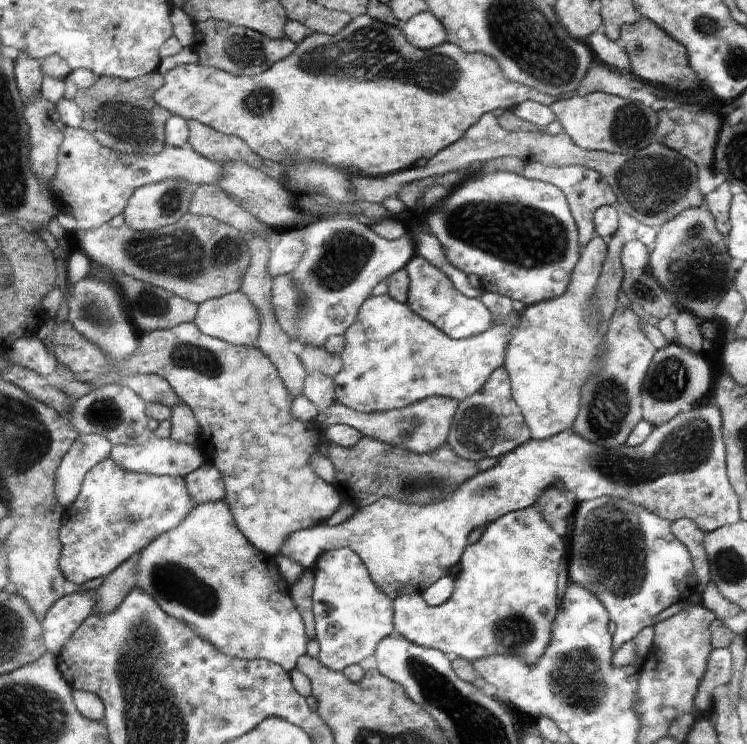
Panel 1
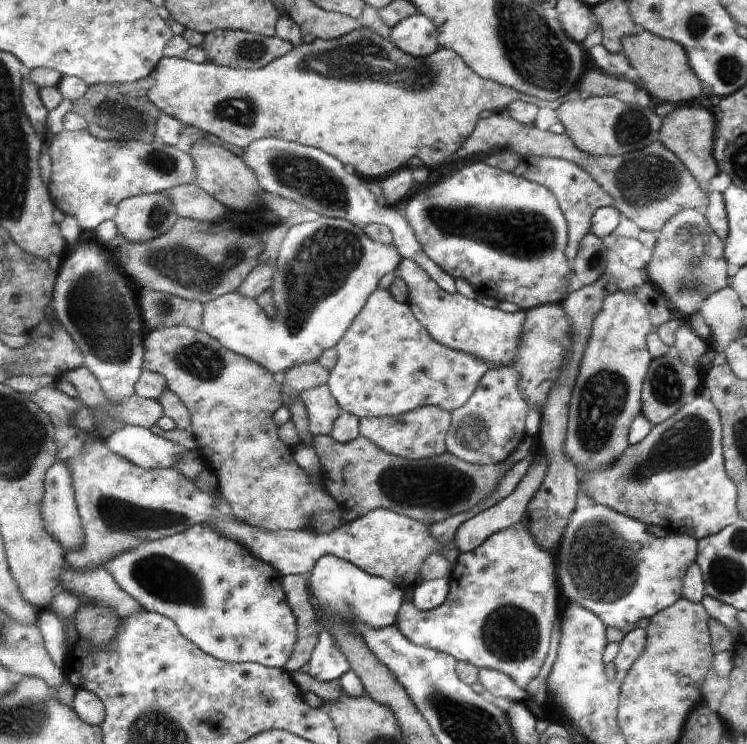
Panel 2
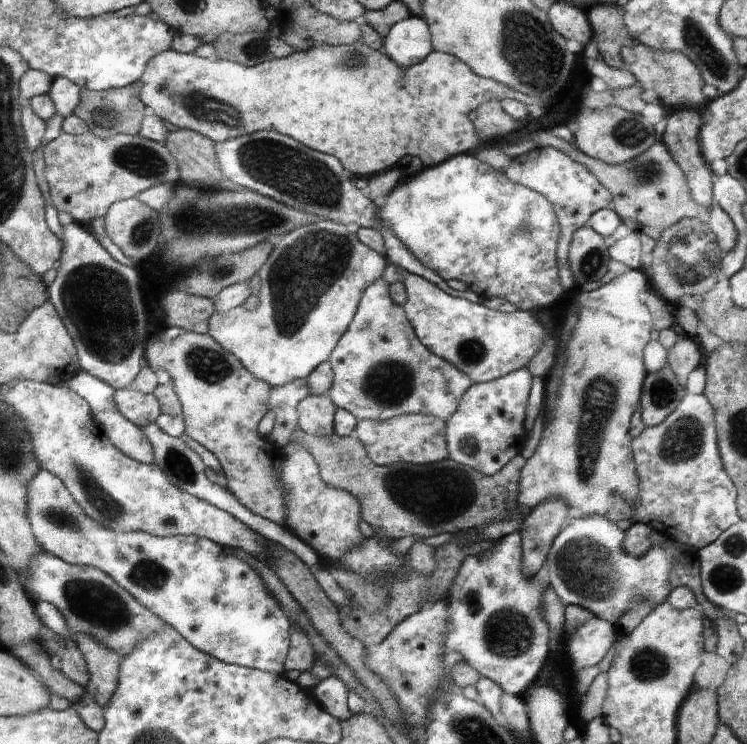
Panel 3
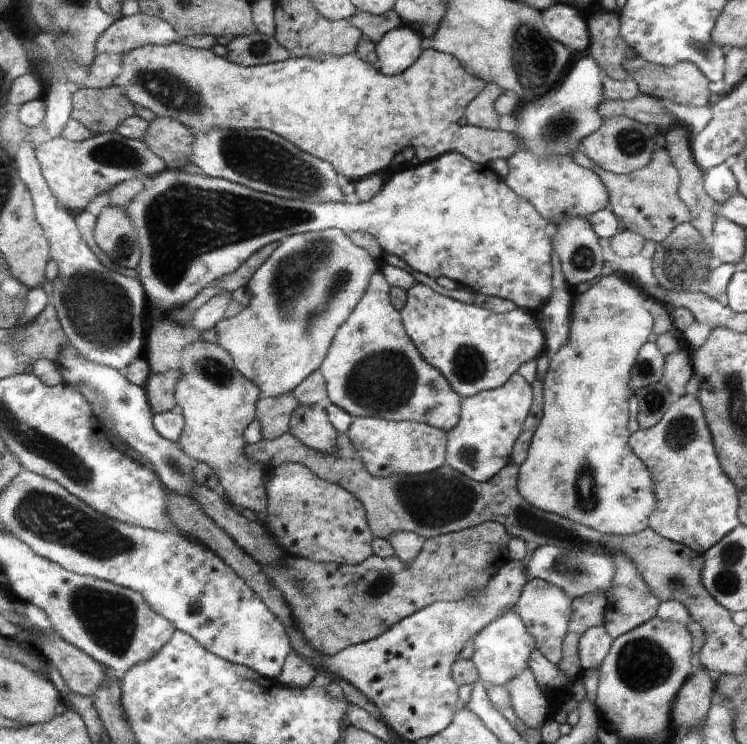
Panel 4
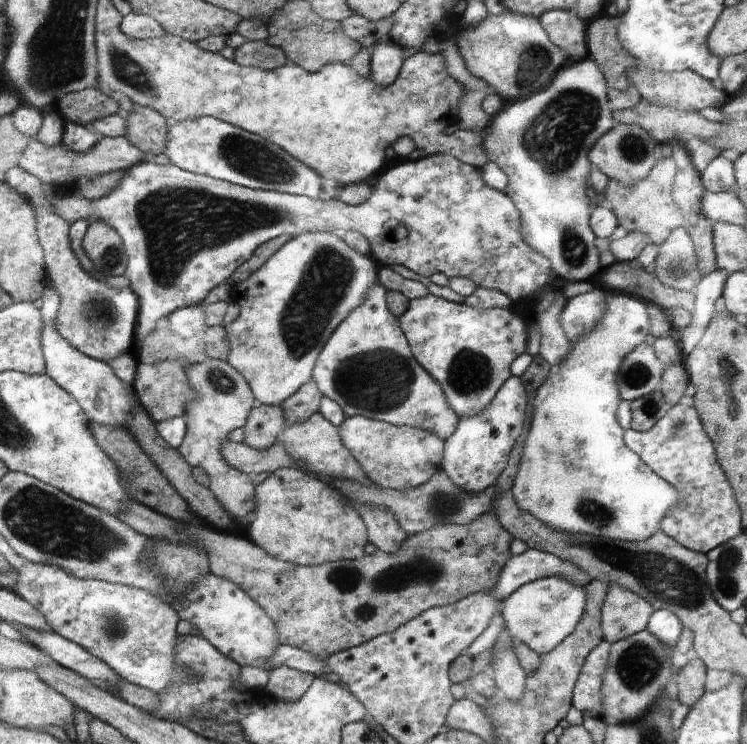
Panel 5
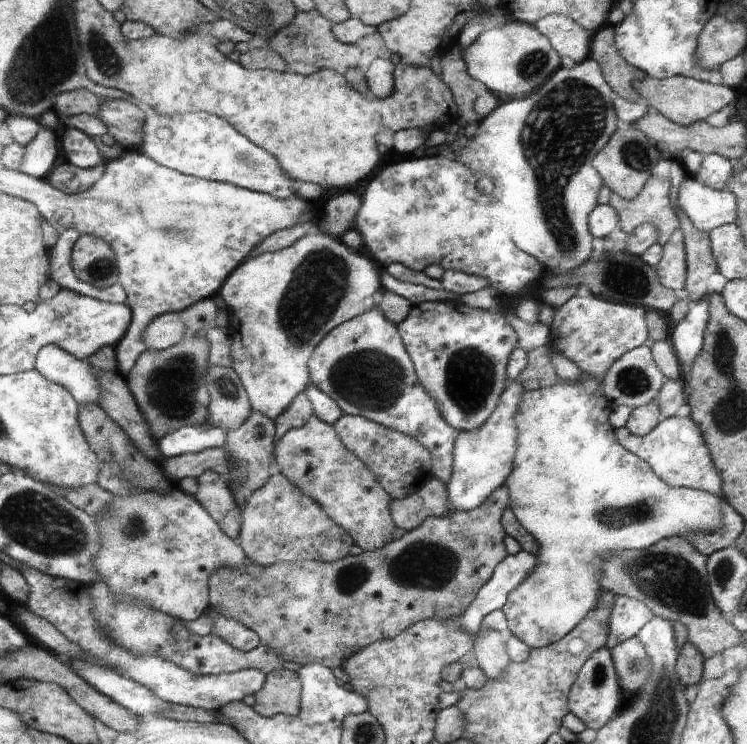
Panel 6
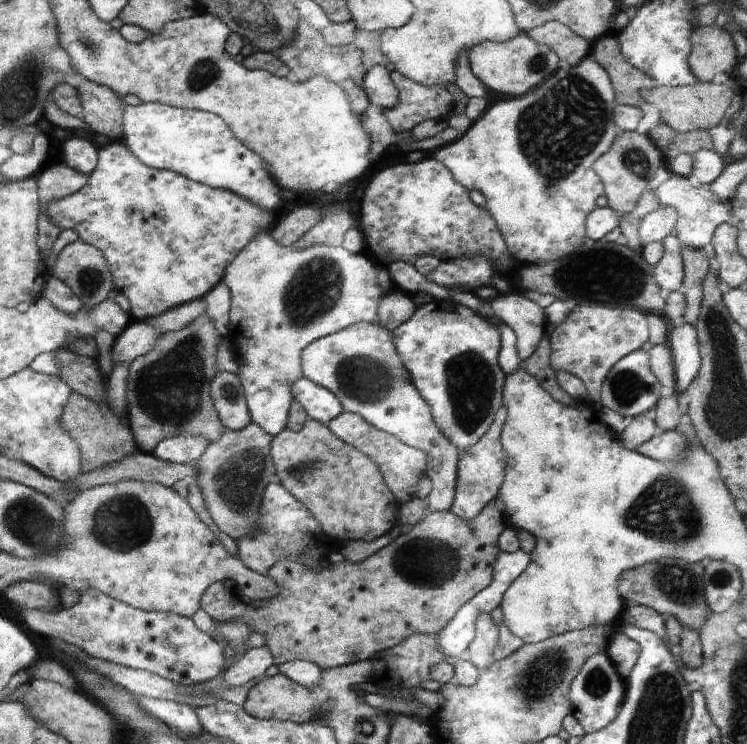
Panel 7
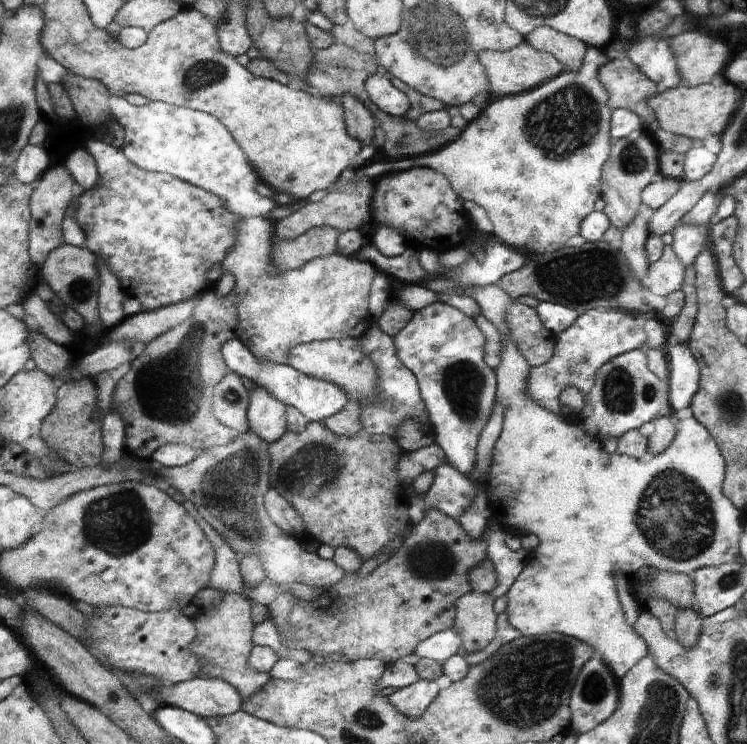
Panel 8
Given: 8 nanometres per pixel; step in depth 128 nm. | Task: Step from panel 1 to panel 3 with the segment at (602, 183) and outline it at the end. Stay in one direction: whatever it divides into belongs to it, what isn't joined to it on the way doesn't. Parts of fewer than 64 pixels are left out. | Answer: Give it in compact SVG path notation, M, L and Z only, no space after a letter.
M534 147L530 152L512 159L505 170L511 181L534 189L544 195L554 207L560 223L558 243L558 274L563 289L575 291L576 280L569 263L569 248L575 230L588 225L589 218L600 209L613 209L610 191L583 164L573 161L566 153L554 147Z

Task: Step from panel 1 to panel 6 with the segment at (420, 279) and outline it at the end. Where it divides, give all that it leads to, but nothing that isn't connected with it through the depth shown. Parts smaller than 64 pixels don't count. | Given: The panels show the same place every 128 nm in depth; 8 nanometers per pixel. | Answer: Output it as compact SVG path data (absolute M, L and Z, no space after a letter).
M461 301L422 302L412 305L410 314L397 325L401 340L416 368L422 388L436 400L446 422L460 432L478 430L496 411L509 385L506 366L516 346L516 334L500 314L469 308Z

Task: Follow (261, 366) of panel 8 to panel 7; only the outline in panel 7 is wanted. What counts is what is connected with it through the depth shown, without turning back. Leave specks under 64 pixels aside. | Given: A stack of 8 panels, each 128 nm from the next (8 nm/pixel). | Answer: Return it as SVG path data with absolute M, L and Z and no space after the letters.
M304 376L292 384L291 391L294 392L294 399L305 408L307 416L325 425L344 410L341 401L330 389L314 384Z

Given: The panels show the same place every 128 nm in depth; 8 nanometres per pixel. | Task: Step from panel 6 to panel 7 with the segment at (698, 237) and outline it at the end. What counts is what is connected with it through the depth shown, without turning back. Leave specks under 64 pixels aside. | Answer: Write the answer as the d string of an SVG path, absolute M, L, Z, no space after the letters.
M686 245L682 248L681 255L684 257L685 276L681 291L685 296L685 313L680 320L671 322L671 327L678 327L684 323L696 324L704 303L703 283L710 272L710 263L704 249Z

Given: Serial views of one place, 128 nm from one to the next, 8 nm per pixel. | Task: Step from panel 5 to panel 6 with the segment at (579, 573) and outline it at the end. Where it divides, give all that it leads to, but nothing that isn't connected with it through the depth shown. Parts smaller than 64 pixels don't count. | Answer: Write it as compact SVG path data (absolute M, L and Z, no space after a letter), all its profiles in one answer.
M520 550L509 554L493 573L492 579L477 593L476 599L458 616L460 630L477 636L481 632L482 623L493 611L505 607L510 592L513 592L534 572L537 555Z

